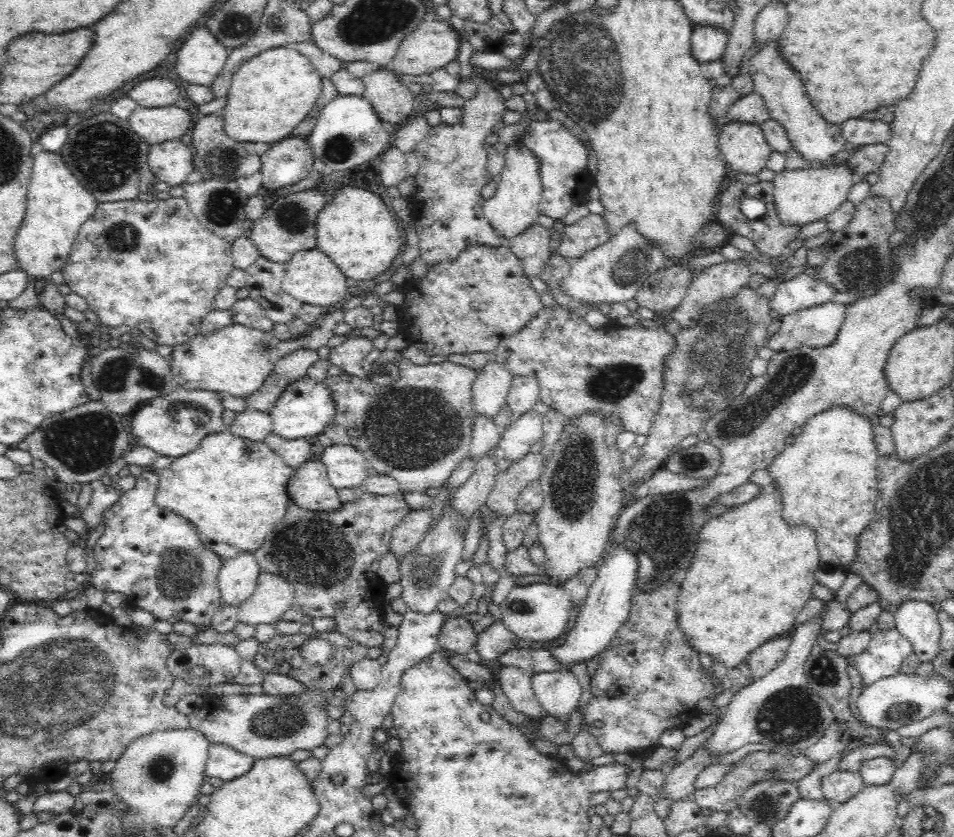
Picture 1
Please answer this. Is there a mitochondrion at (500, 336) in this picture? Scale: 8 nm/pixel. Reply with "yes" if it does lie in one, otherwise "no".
no

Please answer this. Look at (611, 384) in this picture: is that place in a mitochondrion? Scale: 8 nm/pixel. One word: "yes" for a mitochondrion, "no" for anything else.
yes

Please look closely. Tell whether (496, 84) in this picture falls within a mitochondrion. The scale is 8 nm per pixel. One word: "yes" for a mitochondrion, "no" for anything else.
no

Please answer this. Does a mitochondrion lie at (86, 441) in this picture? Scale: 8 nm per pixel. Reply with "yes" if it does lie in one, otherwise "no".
yes

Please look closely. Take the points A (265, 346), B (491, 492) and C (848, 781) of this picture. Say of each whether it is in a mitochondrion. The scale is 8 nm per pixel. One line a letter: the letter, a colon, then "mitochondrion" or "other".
A: mitochondrion
B: other
C: other

